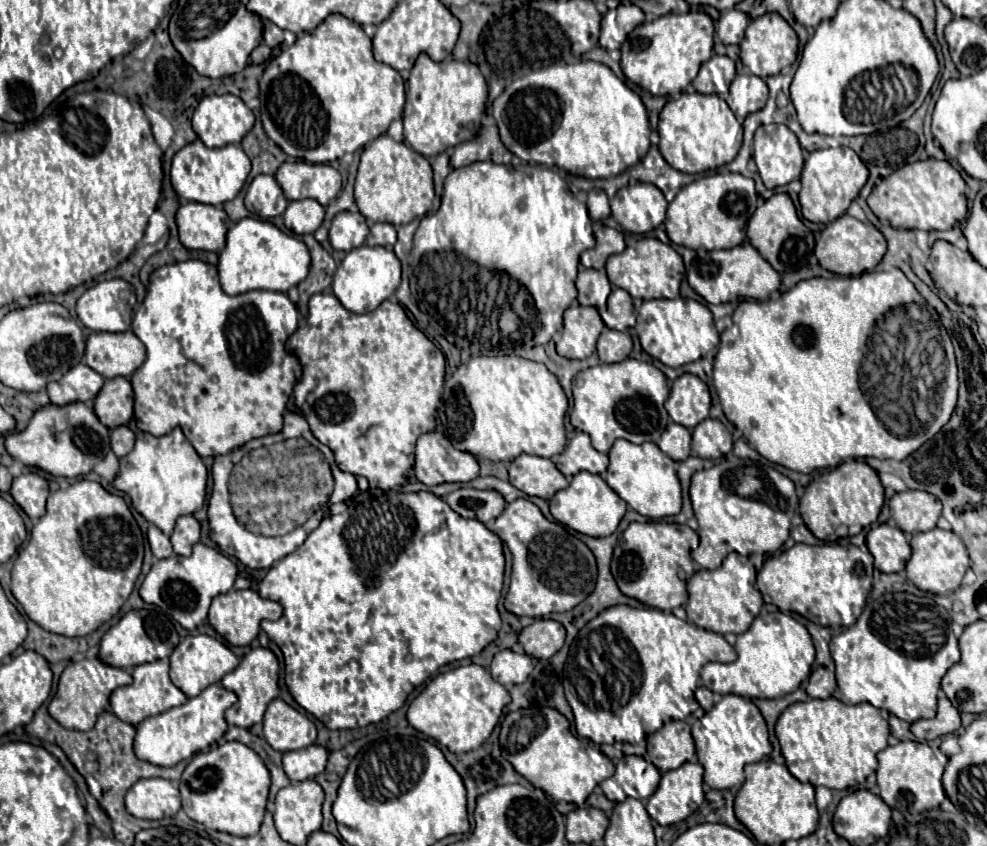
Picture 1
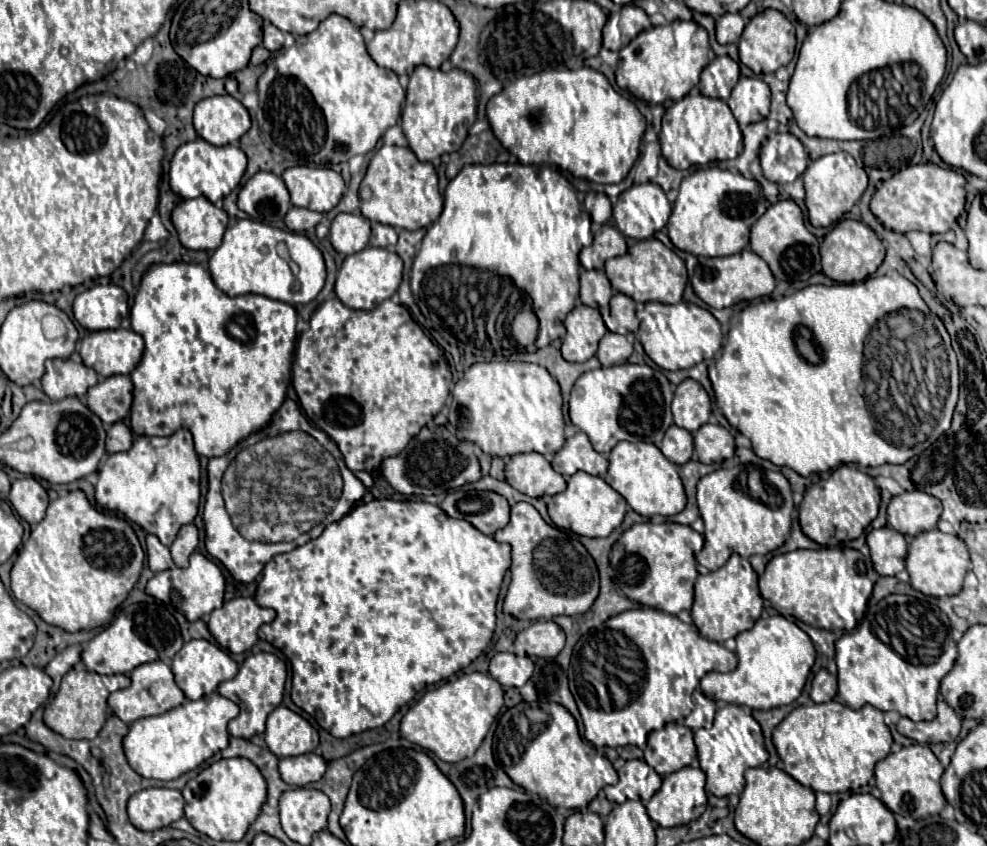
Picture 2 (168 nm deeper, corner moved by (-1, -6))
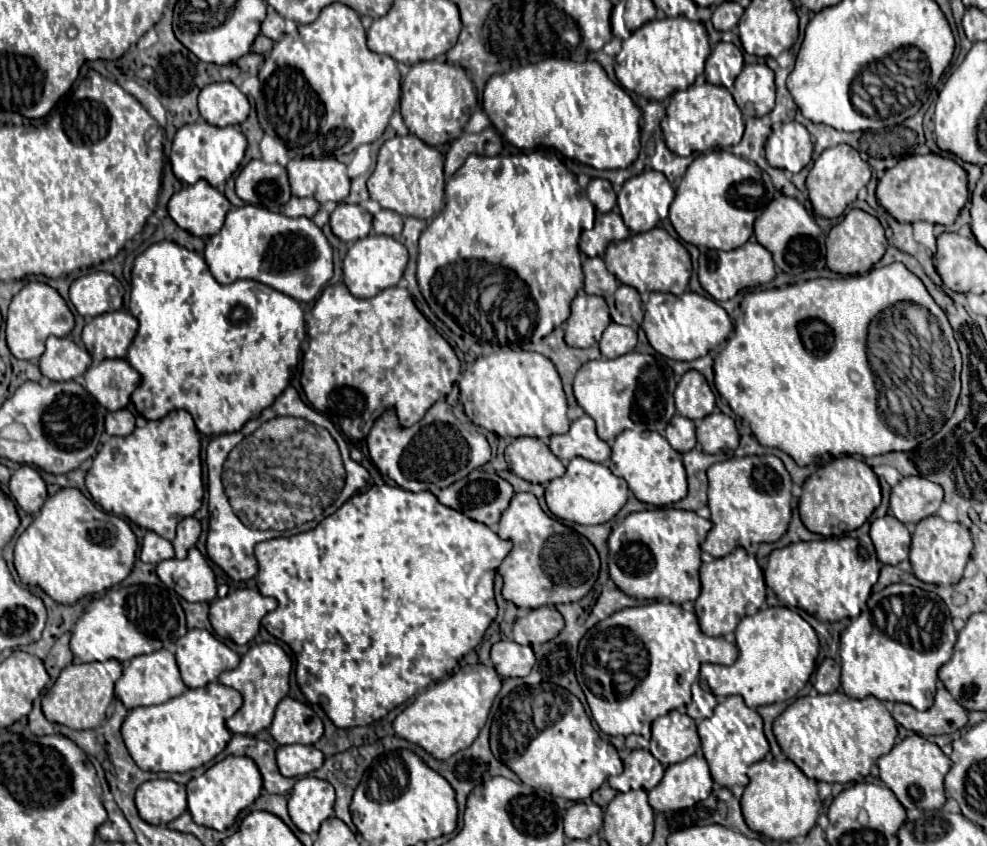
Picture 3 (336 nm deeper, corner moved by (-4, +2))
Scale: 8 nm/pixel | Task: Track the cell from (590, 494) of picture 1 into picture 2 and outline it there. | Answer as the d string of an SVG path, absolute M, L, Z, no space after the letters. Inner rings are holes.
M577 472L569 476L567 488L551 496L547 502L547 512L555 526L589 538L609 536L623 522L625 510L627 510L627 502L621 494L617 494L603 478L585 472Z

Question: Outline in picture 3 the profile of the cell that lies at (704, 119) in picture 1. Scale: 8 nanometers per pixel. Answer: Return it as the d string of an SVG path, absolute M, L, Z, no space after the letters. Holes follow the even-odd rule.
M708 82L702 86L692 84L686 90L678 90L670 98L666 116L662 120L662 132L664 132L666 146L674 154L690 156L692 152L736 146L744 134L744 120L732 94L724 86L714 86Z

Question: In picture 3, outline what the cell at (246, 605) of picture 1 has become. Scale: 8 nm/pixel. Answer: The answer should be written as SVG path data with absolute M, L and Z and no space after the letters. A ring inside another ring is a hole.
M234 590L226 598L210 602L210 624L220 638L248 644L258 634L264 614L276 606L274 598L262 596L258 590Z

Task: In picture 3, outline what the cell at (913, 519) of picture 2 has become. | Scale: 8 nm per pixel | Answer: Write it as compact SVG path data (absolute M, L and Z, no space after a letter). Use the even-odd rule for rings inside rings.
M908 476L892 488L890 510L902 524L916 524L922 518L936 514L942 504L942 498L944 490L934 482L928 482L920 476Z

